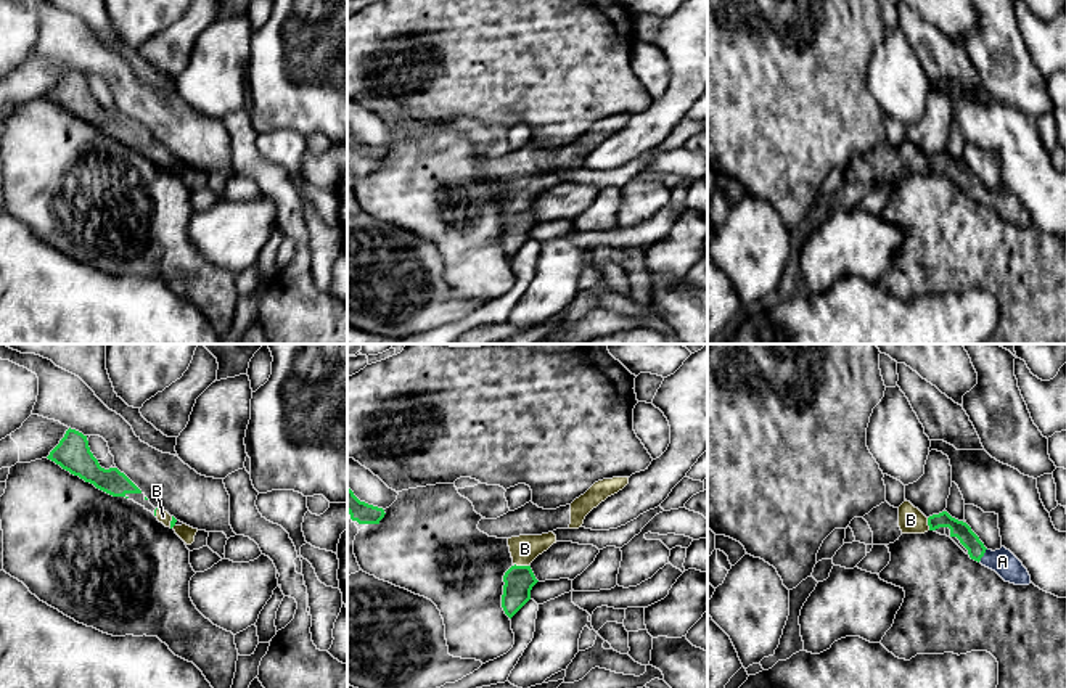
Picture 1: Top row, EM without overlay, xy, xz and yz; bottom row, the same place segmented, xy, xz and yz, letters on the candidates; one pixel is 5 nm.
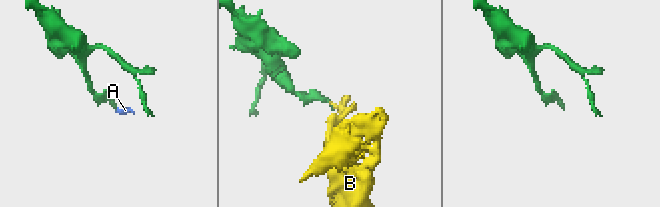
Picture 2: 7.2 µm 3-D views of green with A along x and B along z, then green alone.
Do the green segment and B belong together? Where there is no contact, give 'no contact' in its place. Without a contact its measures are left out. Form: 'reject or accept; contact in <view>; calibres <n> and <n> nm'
accept; contact in xz; calibres 140 and 140 nm

